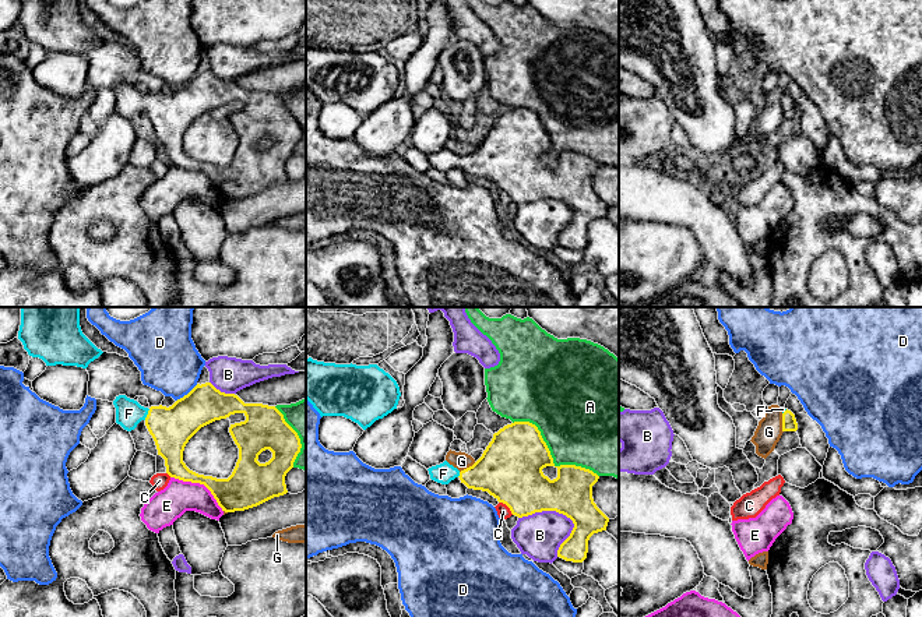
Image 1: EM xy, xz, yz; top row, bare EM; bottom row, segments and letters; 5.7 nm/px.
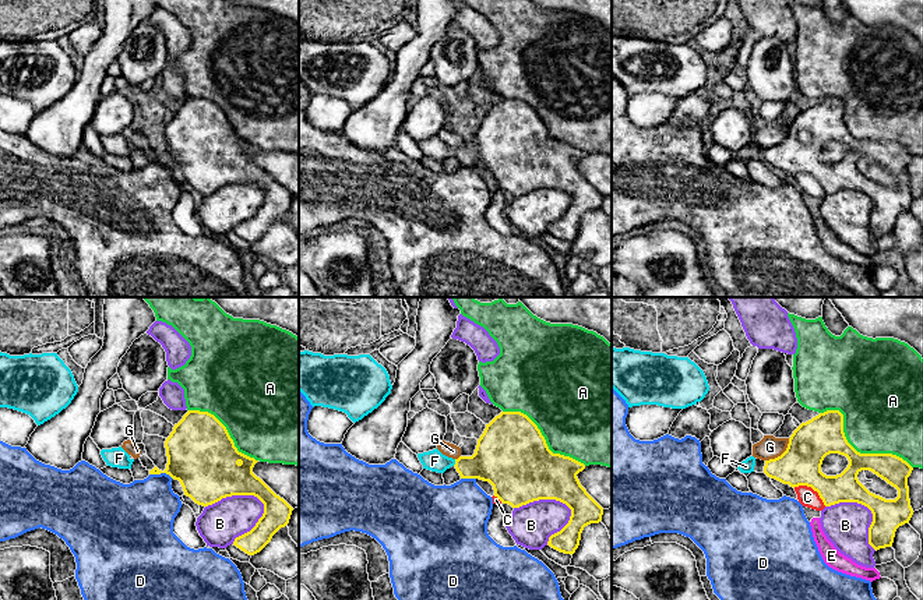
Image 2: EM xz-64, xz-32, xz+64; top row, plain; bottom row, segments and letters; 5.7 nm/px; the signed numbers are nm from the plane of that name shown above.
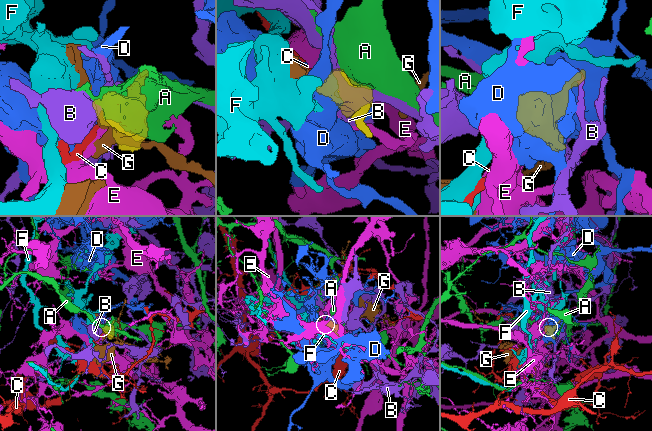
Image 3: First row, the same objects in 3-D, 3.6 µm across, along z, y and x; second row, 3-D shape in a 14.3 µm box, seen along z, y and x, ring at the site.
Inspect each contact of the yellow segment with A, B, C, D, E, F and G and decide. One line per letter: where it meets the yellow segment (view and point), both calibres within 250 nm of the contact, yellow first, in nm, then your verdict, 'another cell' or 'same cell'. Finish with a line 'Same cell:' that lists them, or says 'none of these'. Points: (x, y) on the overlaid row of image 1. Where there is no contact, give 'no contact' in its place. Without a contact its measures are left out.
A: xz (551, 455) | 360/460 nm | another cell
B: xz (548, 510) | 300/260 nm | another cell
C: xz (507, 506) | 360/80 nm | another cell
D: xy (187, 394) | 240/340 nm | another cell
E: xy (200, 483) | 220/190 nm | another cell
F: xy (147, 415) | 240/160 nm | same cell
G: yz (783, 423) | 80/150 nm | another cell
Same cell: F

